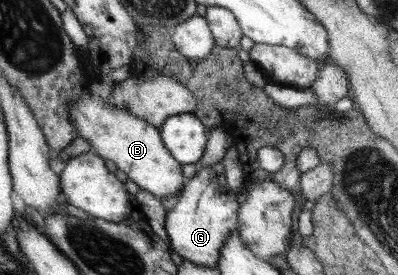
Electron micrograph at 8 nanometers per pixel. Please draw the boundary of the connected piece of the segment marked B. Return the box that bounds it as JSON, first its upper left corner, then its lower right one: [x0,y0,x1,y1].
[71,91,181,198]

